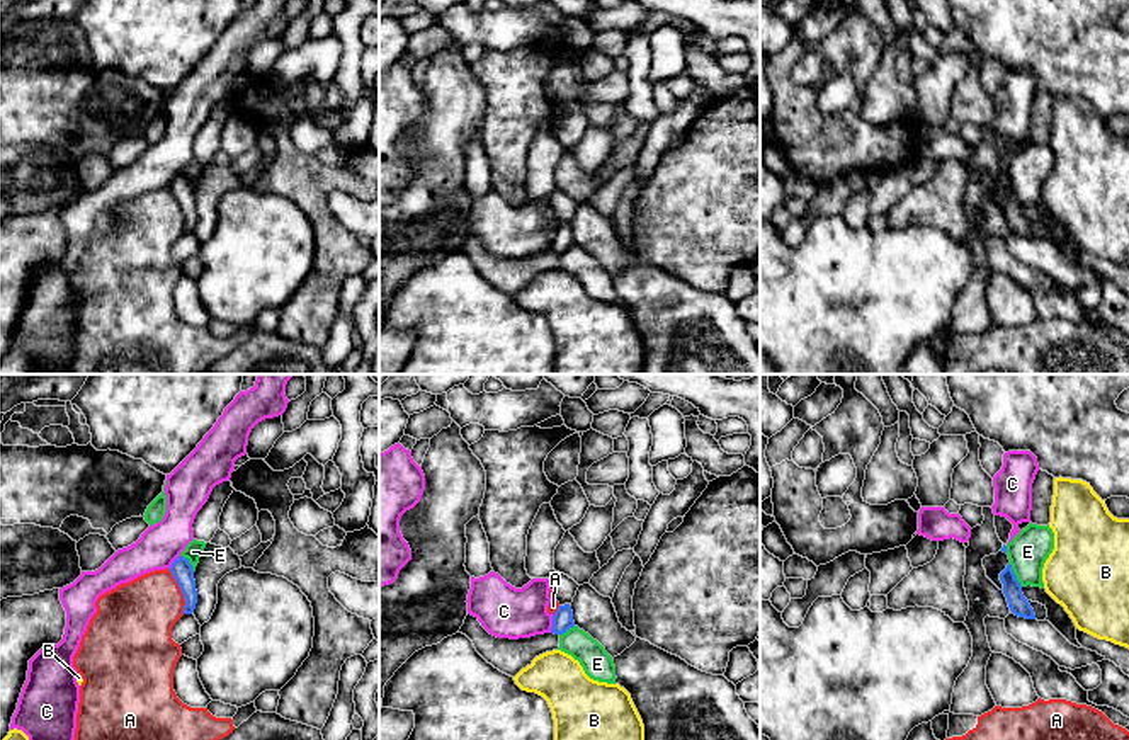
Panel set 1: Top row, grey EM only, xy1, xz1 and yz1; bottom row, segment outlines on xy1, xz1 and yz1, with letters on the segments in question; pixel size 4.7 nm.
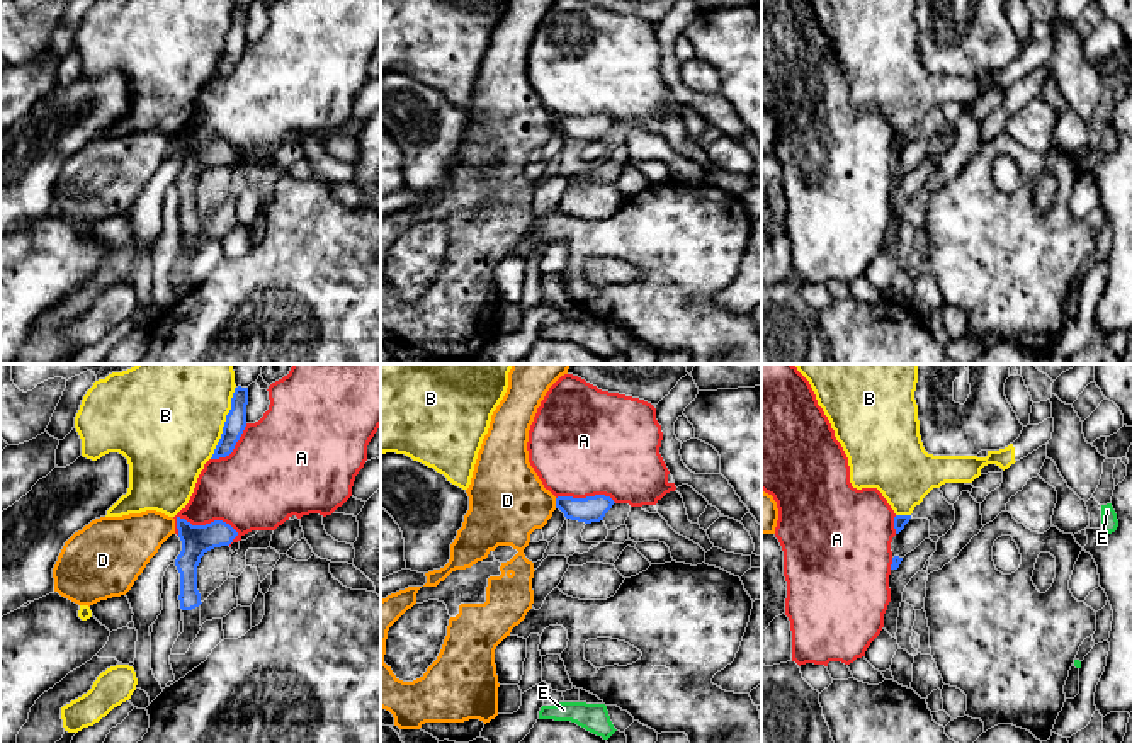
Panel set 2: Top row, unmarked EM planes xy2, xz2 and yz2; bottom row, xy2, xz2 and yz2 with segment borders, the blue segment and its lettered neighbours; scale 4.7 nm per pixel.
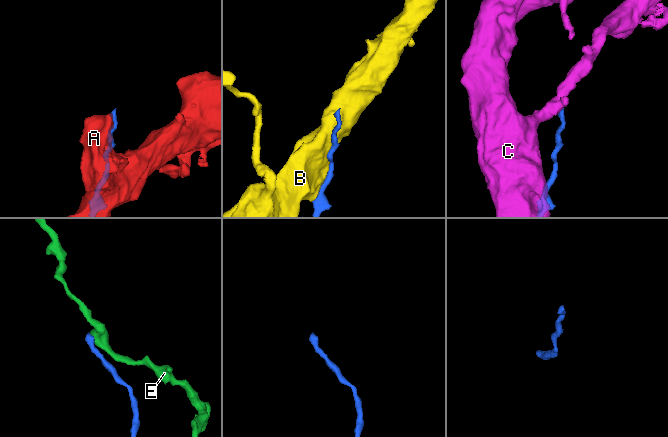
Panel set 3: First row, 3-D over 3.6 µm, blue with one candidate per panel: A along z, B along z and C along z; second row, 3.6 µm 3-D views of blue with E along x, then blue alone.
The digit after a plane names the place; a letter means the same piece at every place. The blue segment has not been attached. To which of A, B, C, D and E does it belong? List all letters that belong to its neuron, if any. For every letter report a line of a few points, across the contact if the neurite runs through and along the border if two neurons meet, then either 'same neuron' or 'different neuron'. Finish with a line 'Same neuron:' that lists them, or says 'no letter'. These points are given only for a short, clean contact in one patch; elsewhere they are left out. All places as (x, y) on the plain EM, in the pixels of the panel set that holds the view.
A: different neuron
B: different neuron
C: xz1 (555, 233), (550, 250) | different neuron
D: xz2 (554, 118), (556, 126) | different neuron
E: yz1 (1009, 182), (1022, 204) | different neuron
Same neuron: no letter

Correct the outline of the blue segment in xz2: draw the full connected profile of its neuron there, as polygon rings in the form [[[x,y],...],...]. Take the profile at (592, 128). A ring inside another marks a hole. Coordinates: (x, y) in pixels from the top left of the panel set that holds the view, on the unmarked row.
[[[595,114],[586,117],[558,116],[556,128],[559,128],[566,138],[591,143],[603,139],[605,133],[615,121],[605,114]]]

